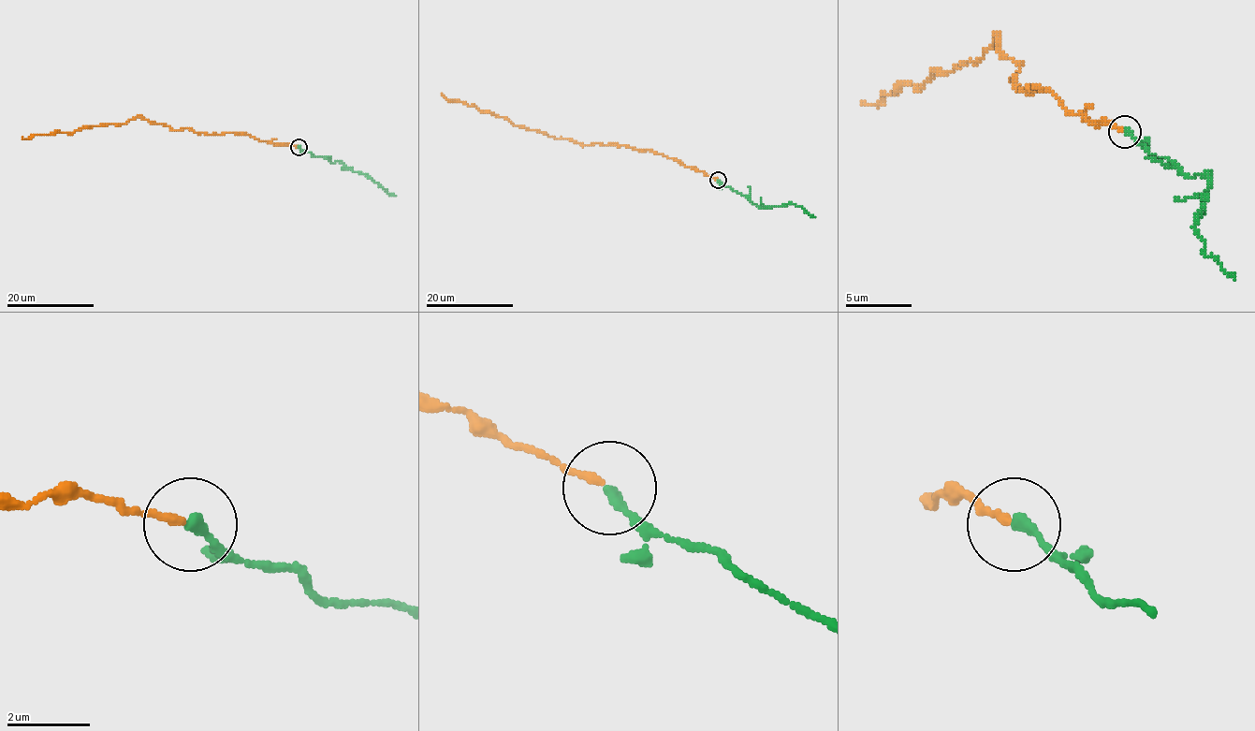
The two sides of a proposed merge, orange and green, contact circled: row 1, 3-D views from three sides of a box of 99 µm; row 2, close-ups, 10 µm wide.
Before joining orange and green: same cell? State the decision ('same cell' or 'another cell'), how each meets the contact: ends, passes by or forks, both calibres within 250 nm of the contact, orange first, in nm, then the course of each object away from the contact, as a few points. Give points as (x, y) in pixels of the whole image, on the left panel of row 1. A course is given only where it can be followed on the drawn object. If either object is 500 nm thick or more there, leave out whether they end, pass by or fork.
same cell; orange ends there; green ends there; 170 nm thick on the orange side, 260 nm on the other; orange runs (299, 147), (260, 141), (233, 132), (172, 131), (137, 117), (121, 124), (21, 138); green runs (299, 147), (332, 162), (340, 161), (347, 168), (359, 171), (396, 196)

